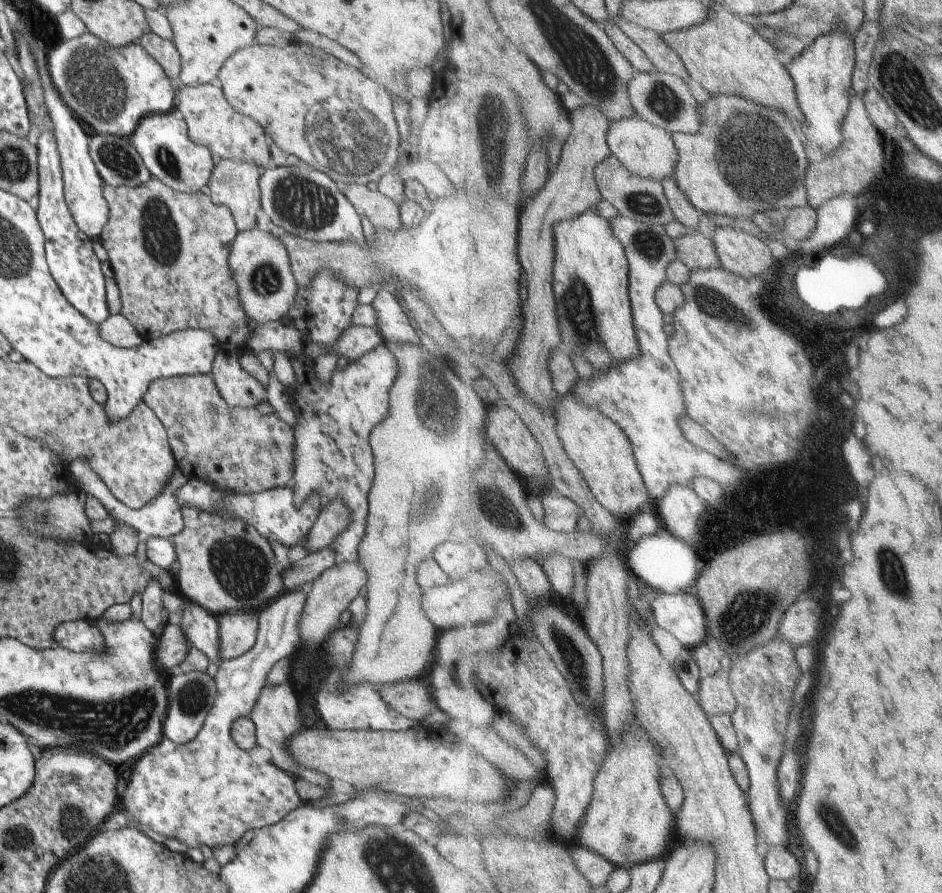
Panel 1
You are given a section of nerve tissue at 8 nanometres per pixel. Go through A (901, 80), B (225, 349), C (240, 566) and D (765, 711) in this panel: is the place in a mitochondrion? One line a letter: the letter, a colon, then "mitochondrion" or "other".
A: mitochondrion
B: other
C: mitochondrion
D: other

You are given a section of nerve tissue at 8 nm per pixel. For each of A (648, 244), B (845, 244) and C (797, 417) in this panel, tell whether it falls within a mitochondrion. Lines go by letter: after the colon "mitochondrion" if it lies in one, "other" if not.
A: mitochondrion
B: other
C: mitochondrion

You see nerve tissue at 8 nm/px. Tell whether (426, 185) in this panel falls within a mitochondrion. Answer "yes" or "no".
no

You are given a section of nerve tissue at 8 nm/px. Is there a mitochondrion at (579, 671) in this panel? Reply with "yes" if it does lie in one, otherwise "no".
yes

